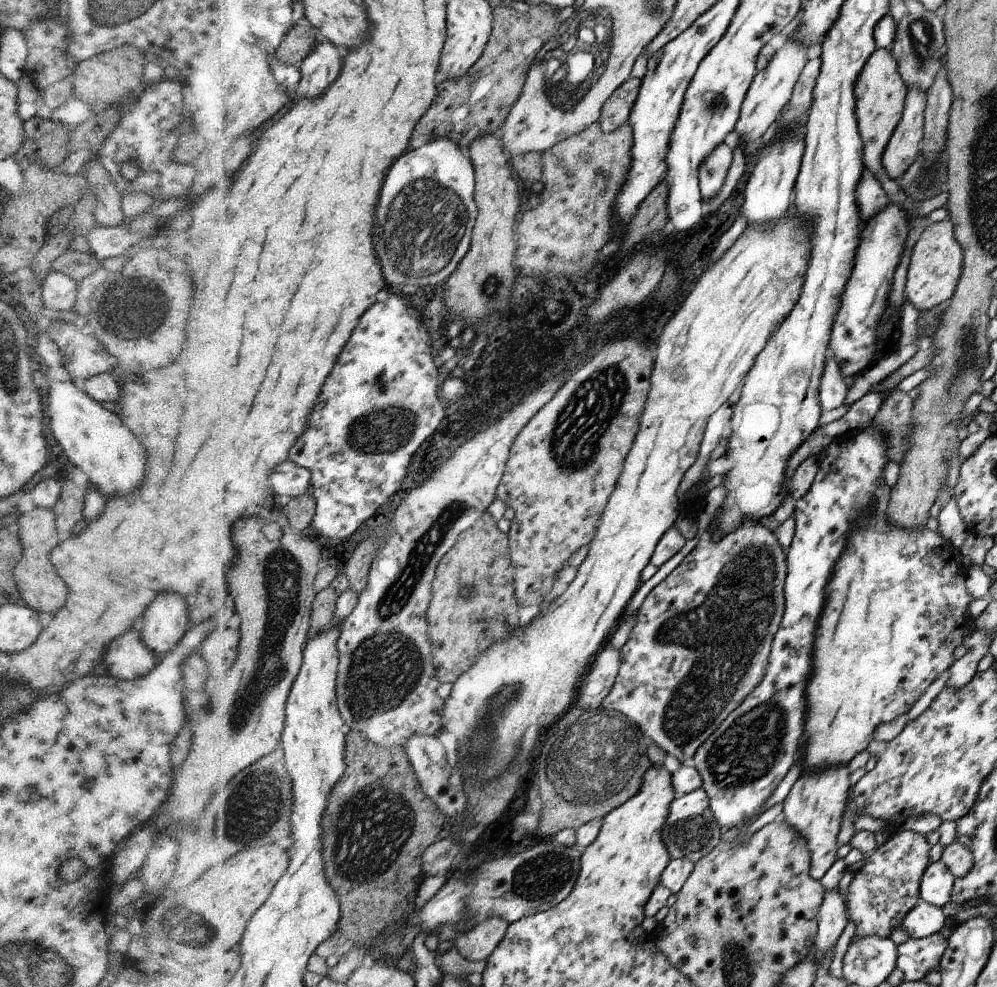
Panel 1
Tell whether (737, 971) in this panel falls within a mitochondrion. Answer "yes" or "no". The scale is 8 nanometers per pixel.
yes

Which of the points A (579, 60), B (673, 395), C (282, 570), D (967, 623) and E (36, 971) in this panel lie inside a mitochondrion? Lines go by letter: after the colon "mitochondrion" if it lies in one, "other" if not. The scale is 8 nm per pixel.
A: mitochondrion
B: other
C: mitochondrion
D: other
E: mitochondrion

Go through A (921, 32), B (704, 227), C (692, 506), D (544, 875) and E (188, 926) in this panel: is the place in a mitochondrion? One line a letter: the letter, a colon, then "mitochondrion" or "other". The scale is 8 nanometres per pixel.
A: mitochondrion
B: other
C: other
D: mitochondrion
E: mitochondrion

